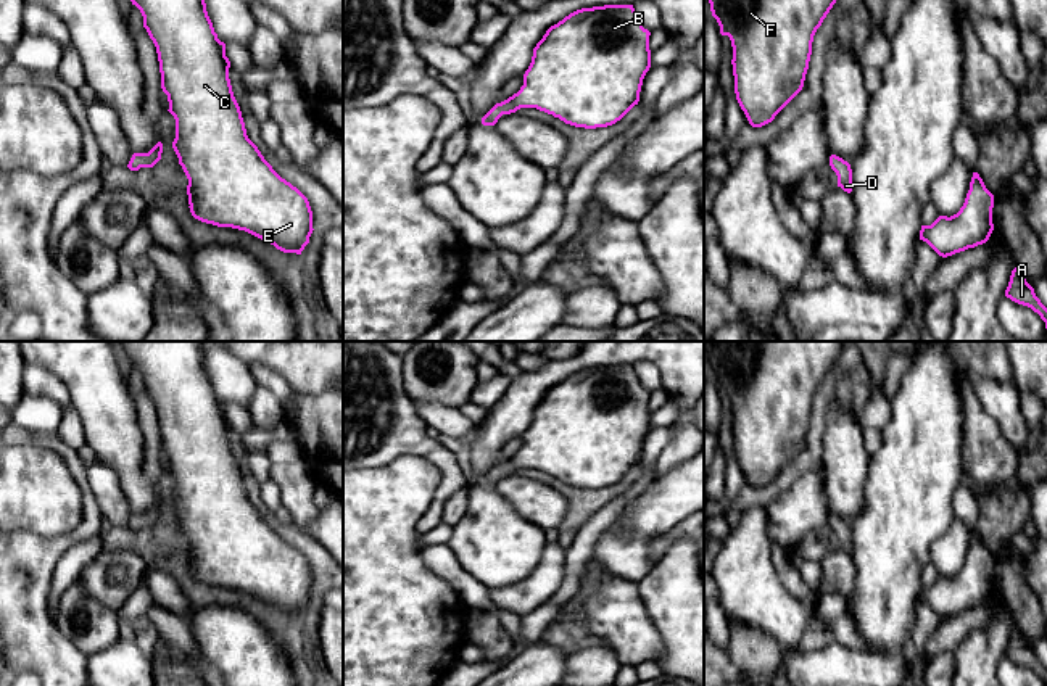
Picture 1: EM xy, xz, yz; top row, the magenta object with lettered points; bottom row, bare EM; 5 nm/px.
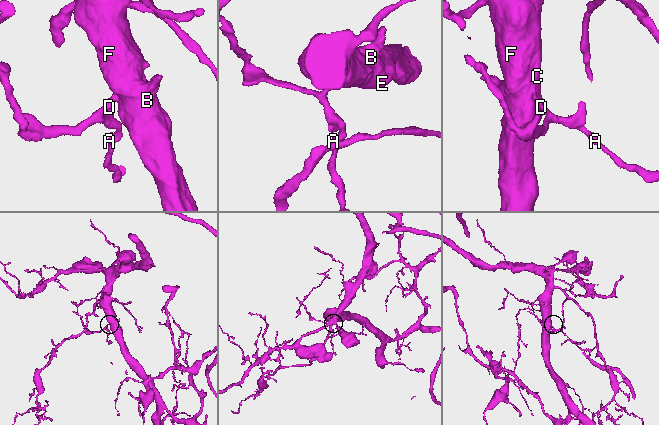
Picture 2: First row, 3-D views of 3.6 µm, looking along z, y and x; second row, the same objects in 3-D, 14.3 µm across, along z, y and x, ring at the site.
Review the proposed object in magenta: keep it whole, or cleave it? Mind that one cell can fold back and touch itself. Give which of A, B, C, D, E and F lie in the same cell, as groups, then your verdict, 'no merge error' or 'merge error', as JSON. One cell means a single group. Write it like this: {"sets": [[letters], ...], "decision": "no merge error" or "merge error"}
{"sets": [["A", "B", "C", "D", "E", "F"]], "decision": "no merge error"}

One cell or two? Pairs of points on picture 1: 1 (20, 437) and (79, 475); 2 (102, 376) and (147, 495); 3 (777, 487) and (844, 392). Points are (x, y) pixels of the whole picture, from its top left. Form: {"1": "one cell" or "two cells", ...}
{"1": "one cell", "2": "one cell", "3": "two cells"}

